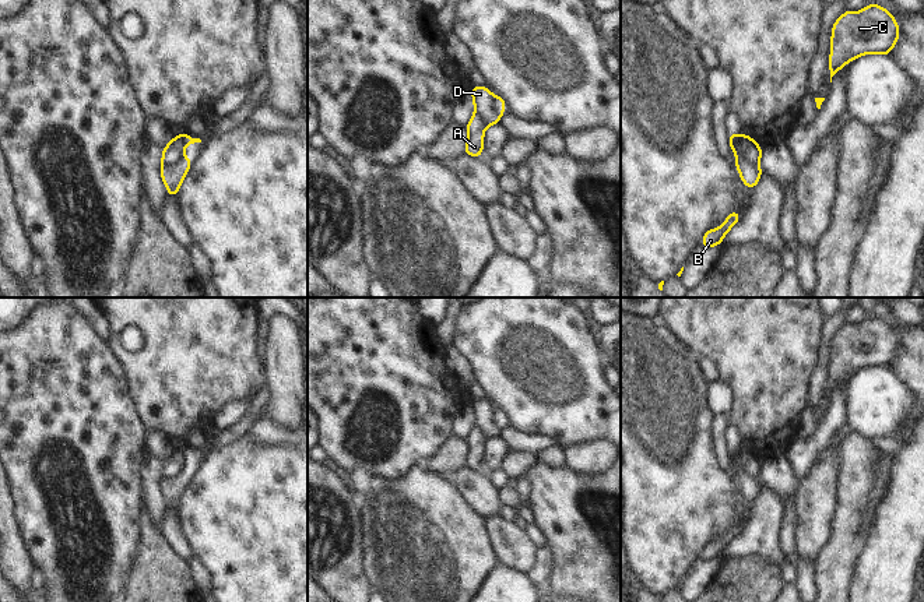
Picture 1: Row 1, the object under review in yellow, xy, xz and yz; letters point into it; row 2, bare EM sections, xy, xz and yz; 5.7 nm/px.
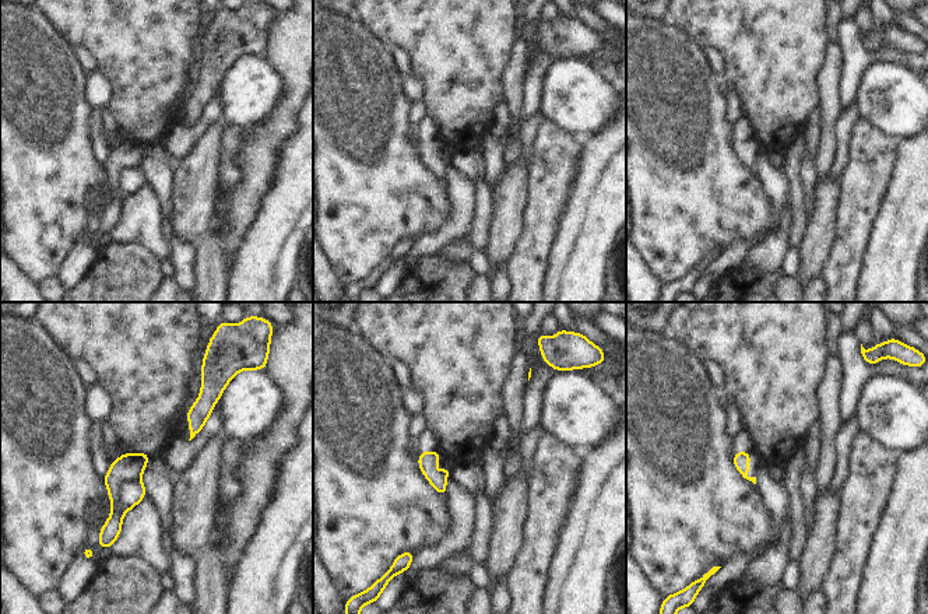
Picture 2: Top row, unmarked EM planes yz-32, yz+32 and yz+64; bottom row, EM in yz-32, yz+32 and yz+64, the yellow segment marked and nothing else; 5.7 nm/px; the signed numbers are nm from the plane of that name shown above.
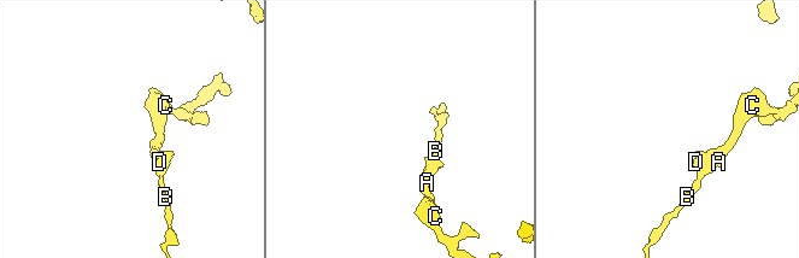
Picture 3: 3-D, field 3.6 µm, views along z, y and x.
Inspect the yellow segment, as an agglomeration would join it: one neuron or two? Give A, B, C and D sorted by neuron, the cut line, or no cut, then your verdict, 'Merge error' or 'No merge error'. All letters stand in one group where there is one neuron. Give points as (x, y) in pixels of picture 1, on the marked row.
Groups: A C / B D. Split along yz (744, 136), (737, 147), (737, 152), (758, 164). Merge error

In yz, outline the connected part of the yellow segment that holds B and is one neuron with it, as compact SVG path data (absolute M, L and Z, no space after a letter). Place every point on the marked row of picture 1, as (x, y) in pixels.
M732 210L728 215L728 218L724 221L723 226L719 229L709 229L703 240L700 243L702 247L714 247L721 243L723 237L727 235L727 232L741 219L741 215Z

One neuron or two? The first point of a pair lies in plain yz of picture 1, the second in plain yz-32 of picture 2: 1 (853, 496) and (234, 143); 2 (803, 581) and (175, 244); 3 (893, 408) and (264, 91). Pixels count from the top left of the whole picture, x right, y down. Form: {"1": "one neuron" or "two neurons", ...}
{"1": "one neuron", "2": "one neuron", "3": "one neuron"}

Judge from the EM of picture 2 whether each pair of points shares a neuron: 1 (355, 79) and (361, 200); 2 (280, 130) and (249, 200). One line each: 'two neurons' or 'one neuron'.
1: one neuron
2: one neuron

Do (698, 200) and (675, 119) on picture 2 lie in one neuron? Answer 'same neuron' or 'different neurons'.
same neuron

